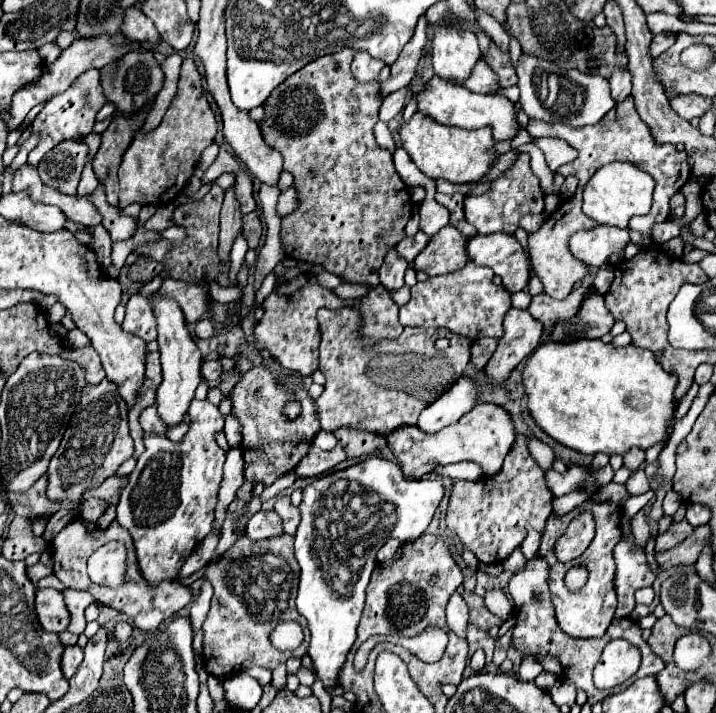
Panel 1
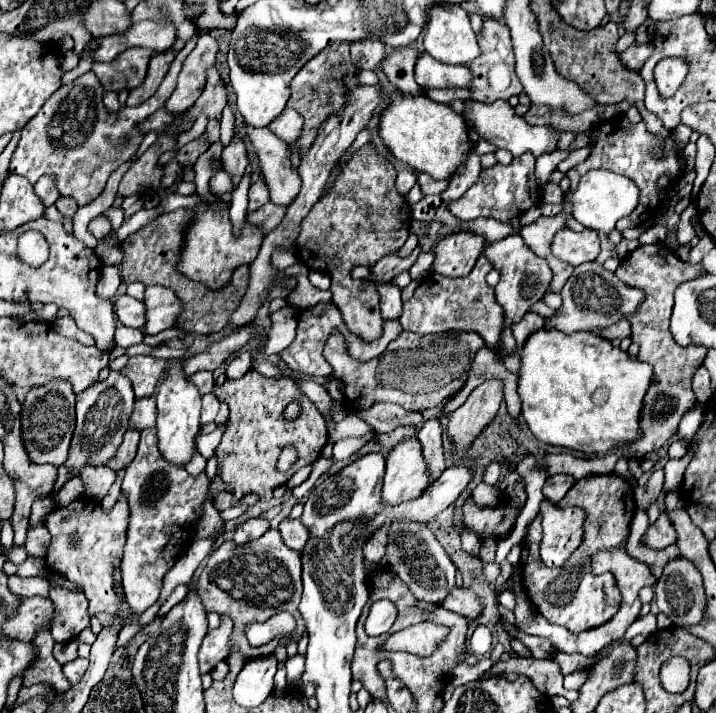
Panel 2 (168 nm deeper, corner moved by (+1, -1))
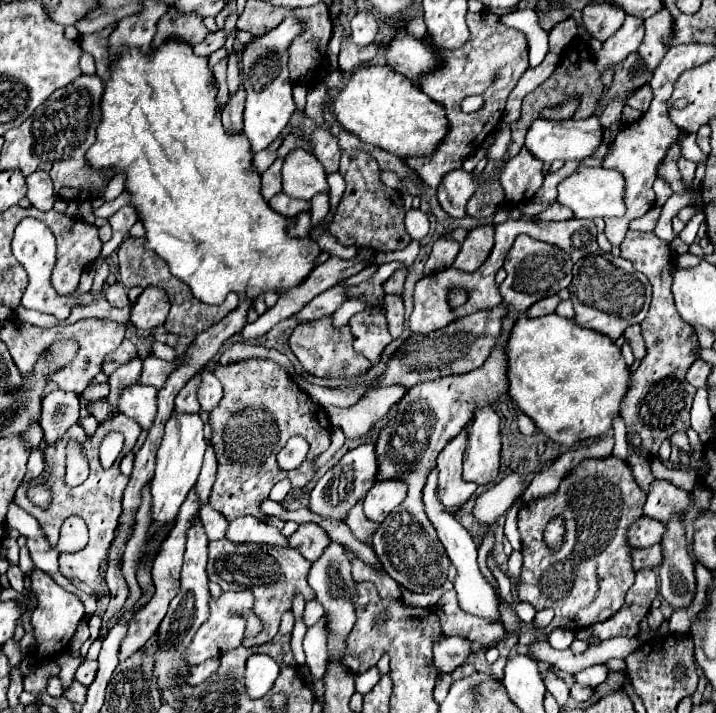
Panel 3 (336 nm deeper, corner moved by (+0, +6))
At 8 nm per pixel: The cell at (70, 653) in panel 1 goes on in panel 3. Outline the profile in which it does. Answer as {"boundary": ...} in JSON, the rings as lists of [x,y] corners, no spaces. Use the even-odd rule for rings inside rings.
{"boundary":[[[85,660],[77,674],[75,674],[75,680],[81,682],[83,686],[89,686],[93,680],[95,680],[95,672],[97,672],[97,660]]]}

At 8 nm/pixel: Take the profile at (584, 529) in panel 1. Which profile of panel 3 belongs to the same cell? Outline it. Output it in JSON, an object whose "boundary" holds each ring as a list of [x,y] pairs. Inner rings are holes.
{"boundary":[[[553,518],[547,526],[547,532],[545,532],[545,540],[551,548],[561,548],[561,542],[563,542],[563,518]]]}

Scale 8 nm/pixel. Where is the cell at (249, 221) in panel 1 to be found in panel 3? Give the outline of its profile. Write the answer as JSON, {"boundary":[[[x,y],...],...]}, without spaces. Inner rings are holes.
{"boundary":[[[279,192],[277,196],[273,196],[271,200],[269,200],[269,206],[275,210],[275,212],[279,212],[279,214],[283,214],[283,216],[297,216],[299,212],[309,212],[311,210],[311,202],[307,200],[295,200],[295,198],[291,198],[291,196],[287,196],[287,194],[283,194],[283,192]]]}

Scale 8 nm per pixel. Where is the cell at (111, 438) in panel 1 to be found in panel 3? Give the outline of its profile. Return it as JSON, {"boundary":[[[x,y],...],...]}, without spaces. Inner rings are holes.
{"boundary":[[[129,360],[127,364],[119,366],[111,376],[109,376],[109,384],[111,384],[111,392],[107,396],[107,402],[111,406],[117,406],[119,402],[119,394],[123,388],[127,386],[133,386],[139,378],[139,372],[141,372],[141,360]]]}

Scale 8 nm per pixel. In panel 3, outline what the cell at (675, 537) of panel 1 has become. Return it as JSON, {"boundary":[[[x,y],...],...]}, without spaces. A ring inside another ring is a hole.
{"boundary":[[[643,516],[627,530],[627,542],[631,548],[649,548],[653,544],[659,544],[663,534],[665,534],[665,524],[661,524],[655,518]]]}

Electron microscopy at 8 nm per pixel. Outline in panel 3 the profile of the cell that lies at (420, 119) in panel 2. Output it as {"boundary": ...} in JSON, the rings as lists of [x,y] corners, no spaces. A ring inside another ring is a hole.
{"boundary":[[[391,66],[357,68],[335,96],[331,112],[335,120],[361,142],[379,146],[399,158],[429,156],[449,130],[443,108],[425,96],[411,80],[393,72]]]}

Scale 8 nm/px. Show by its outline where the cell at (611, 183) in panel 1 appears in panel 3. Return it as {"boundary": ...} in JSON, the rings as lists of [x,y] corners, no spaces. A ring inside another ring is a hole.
{"boundary":[[[579,164],[573,174],[569,174],[559,184],[559,196],[557,202],[561,206],[567,206],[575,212],[577,218],[613,218],[625,214],[625,202],[623,202],[623,186],[625,180],[619,172],[607,170],[607,168],[589,168]]]}

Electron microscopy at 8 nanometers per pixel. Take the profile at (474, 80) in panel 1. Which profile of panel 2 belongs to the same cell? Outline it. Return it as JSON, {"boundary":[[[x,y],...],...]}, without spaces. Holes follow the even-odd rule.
{"boundary":[[[422,53],[420,59],[416,61],[416,83],[422,89],[436,87],[436,89],[446,89],[446,87],[470,87],[472,71],[462,65],[446,65],[430,57],[428,53]]]}

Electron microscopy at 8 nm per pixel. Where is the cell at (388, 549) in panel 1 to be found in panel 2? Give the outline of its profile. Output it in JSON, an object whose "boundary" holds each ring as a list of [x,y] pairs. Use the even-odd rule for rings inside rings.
{"boundary":[[[382,527],[364,545],[364,557],[366,557],[366,561],[374,563],[374,565],[380,565],[382,555],[386,555],[386,543],[388,543],[388,529]]]}

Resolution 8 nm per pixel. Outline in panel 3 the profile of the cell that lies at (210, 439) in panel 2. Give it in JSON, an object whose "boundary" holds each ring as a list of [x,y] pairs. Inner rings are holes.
{"boundary":[[[207,446],[207,450],[205,450],[205,462],[203,462],[199,480],[197,480],[197,484],[195,484],[197,500],[199,500],[201,506],[209,502],[209,494],[211,494],[211,488],[213,488],[213,482],[215,482],[215,470],[217,470],[215,452],[213,452],[211,446]]]}

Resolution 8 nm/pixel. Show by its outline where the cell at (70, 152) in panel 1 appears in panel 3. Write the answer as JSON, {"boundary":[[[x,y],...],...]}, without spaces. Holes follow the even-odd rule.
{"boundary":[[[37,170],[31,176],[27,176],[27,198],[29,198],[31,206],[35,206],[37,210],[53,208],[55,192],[53,192],[53,184],[51,184],[51,178],[47,176],[47,172]]]}

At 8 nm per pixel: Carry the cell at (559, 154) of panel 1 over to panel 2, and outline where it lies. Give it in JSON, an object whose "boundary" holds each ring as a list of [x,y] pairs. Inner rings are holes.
{"boundary":[[[584,147],[584,149],[574,149],[574,151],[570,151],[568,153],[568,157],[558,165],[558,171],[562,171],[562,173],[566,173],[570,167],[574,167],[574,165],[578,165],[578,163],[582,163],[586,157],[588,157],[588,153],[590,153],[590,149],[588,147]]]}

